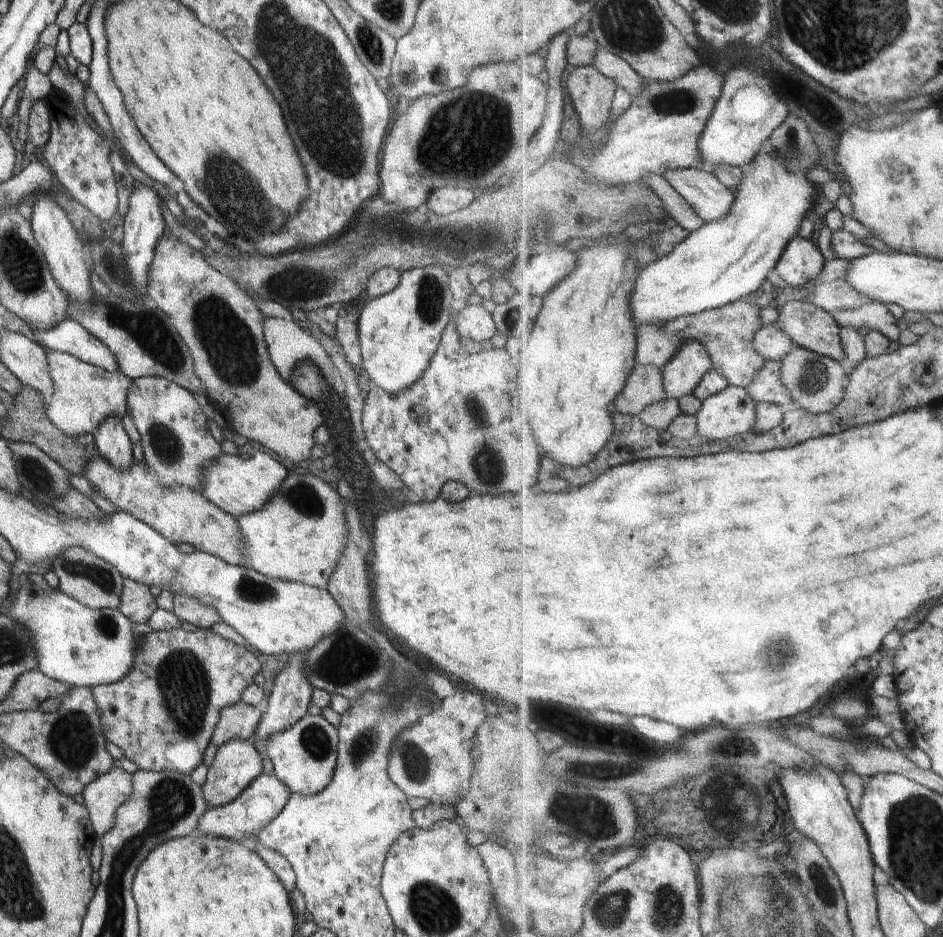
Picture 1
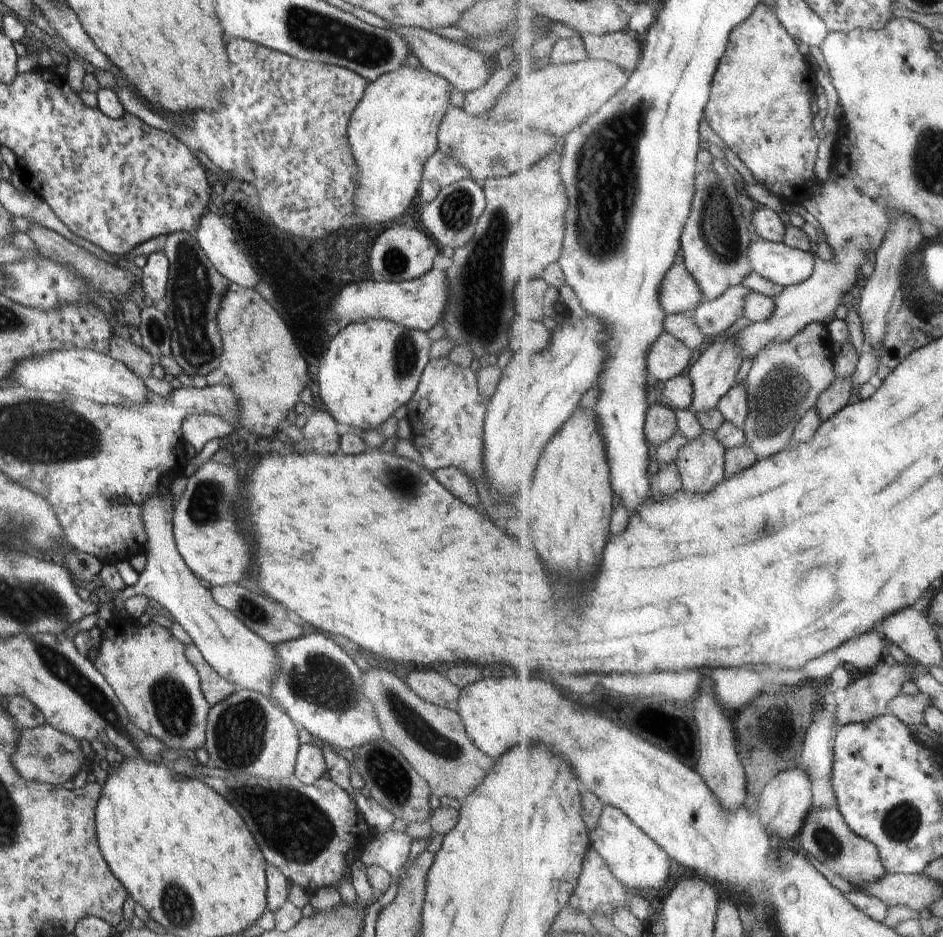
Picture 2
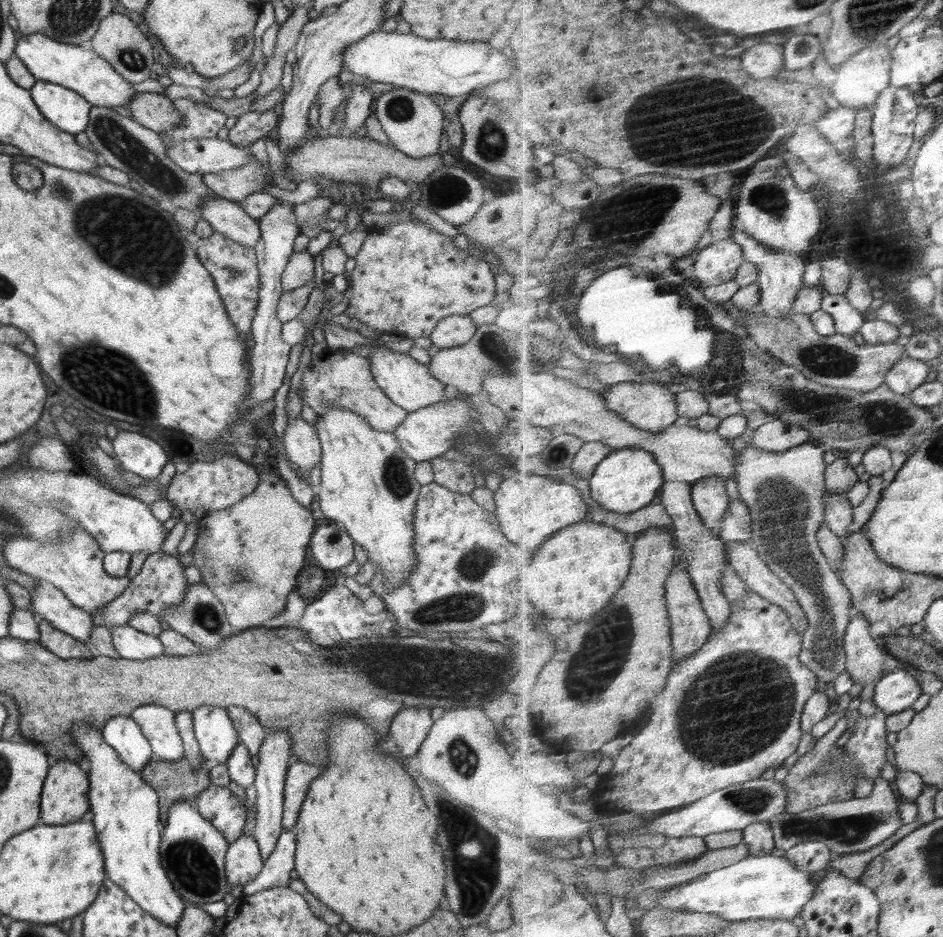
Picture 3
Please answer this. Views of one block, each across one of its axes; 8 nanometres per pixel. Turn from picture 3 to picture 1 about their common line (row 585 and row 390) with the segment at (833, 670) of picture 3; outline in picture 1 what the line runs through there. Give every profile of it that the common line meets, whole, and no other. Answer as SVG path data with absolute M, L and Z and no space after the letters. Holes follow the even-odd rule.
M796 345L792 348L792 354L782 361L782 382L792 392L797 407L814 414L829 413L846 398L849 371L849 366L843 362Z

